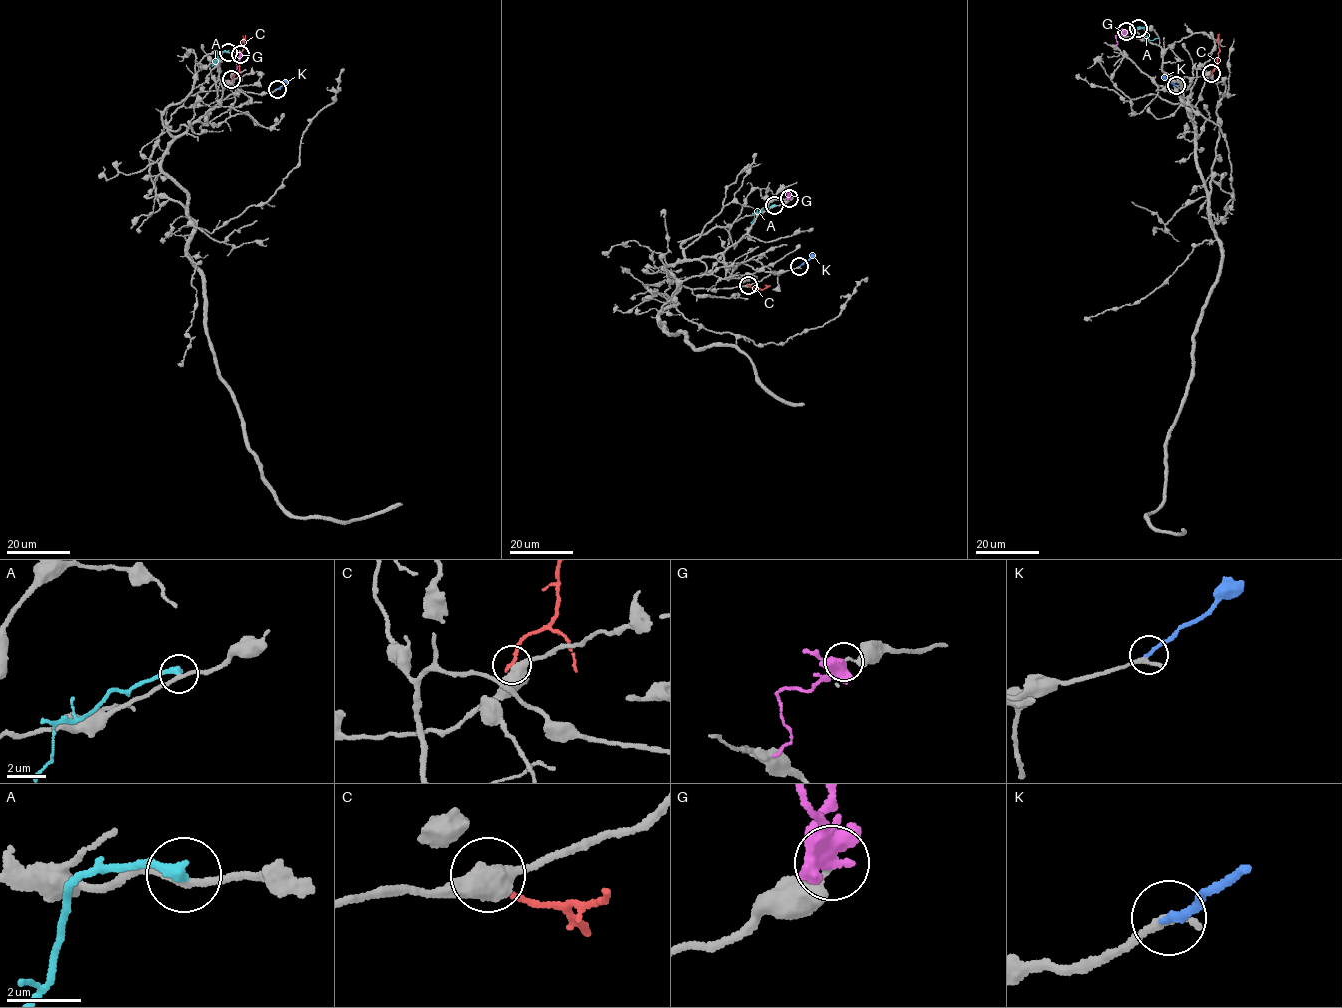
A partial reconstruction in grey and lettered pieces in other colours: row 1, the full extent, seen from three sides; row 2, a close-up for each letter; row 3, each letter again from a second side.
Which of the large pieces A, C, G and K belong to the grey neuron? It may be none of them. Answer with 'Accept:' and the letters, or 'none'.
Accept: K

